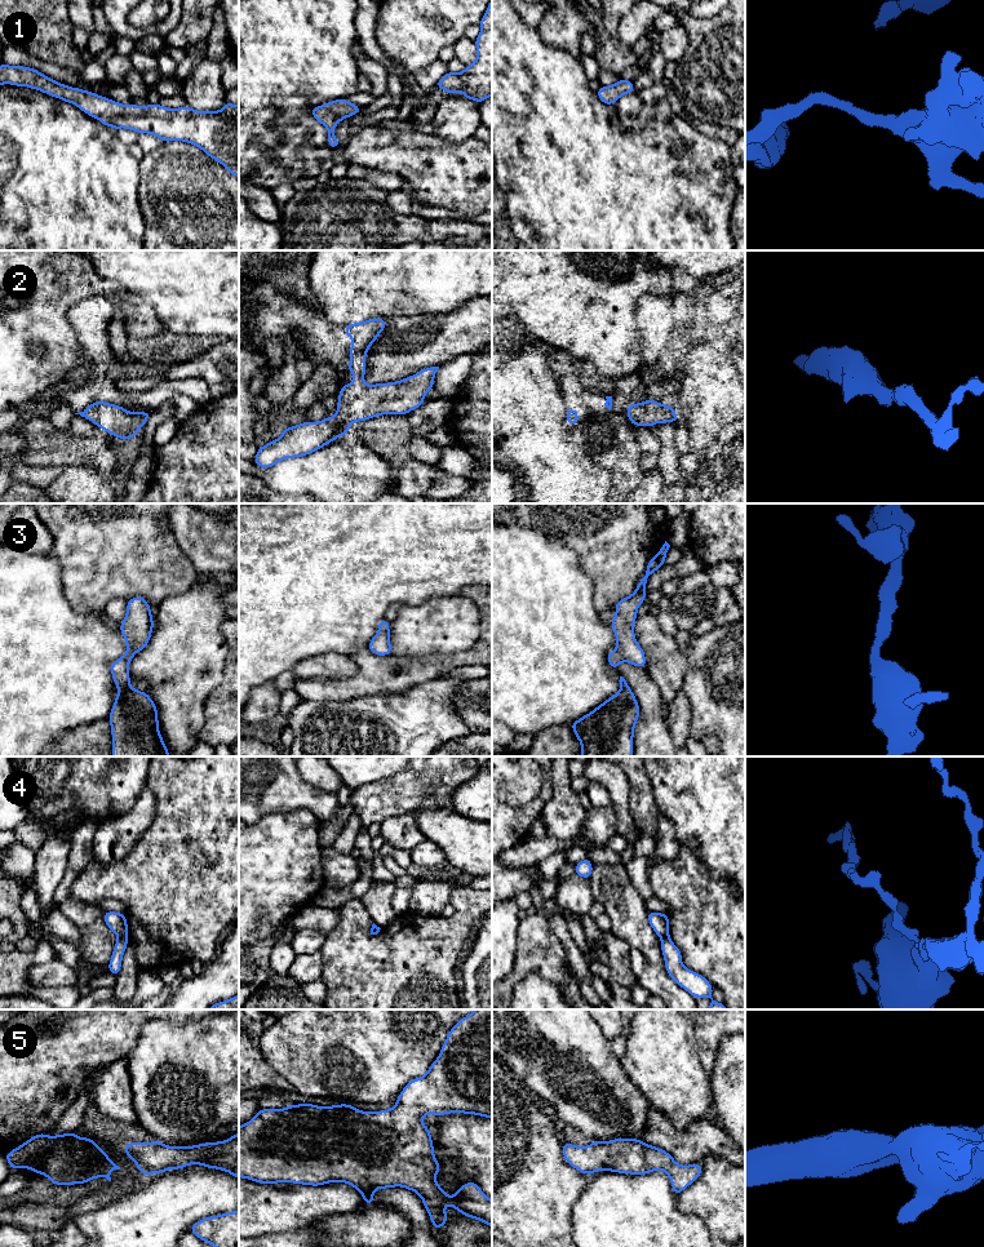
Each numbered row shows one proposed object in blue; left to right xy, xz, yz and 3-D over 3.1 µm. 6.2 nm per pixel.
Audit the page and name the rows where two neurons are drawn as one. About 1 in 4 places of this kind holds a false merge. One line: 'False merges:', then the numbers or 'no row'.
False merges: 4

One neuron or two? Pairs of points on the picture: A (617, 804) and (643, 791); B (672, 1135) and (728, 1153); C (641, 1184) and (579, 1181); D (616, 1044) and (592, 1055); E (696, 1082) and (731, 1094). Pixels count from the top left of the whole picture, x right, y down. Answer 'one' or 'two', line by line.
A: two
B: one
C: two
D: two
E: two

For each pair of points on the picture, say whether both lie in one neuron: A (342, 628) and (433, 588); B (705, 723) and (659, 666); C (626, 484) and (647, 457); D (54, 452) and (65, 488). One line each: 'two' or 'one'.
A: one
B: two
C: two
D: two

